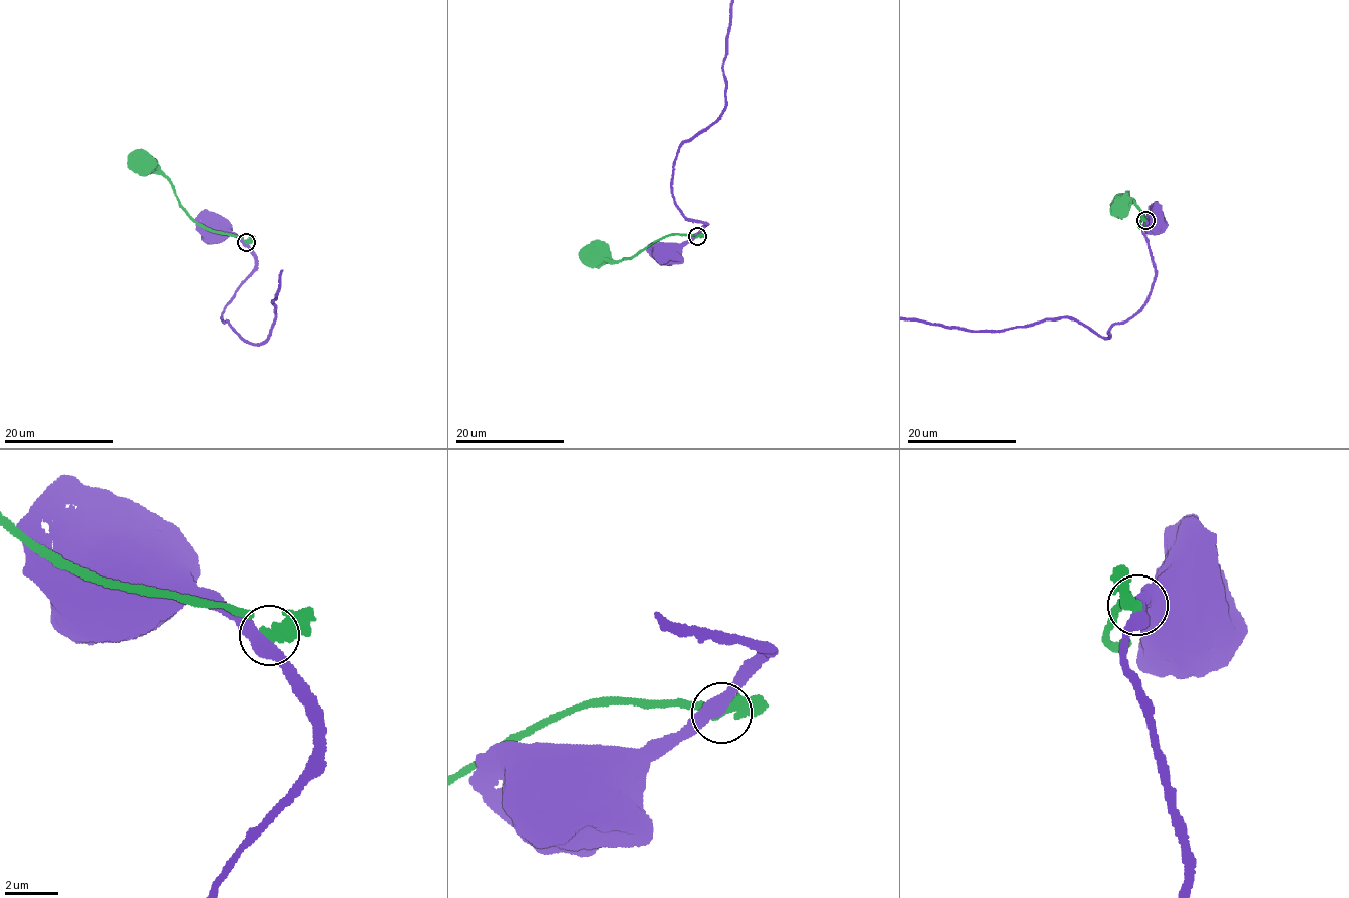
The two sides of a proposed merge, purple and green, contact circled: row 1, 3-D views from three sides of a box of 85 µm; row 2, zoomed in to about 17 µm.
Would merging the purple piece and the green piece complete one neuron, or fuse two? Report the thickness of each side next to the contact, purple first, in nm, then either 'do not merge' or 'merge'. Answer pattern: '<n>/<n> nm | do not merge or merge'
480/360 nm | do not merge

